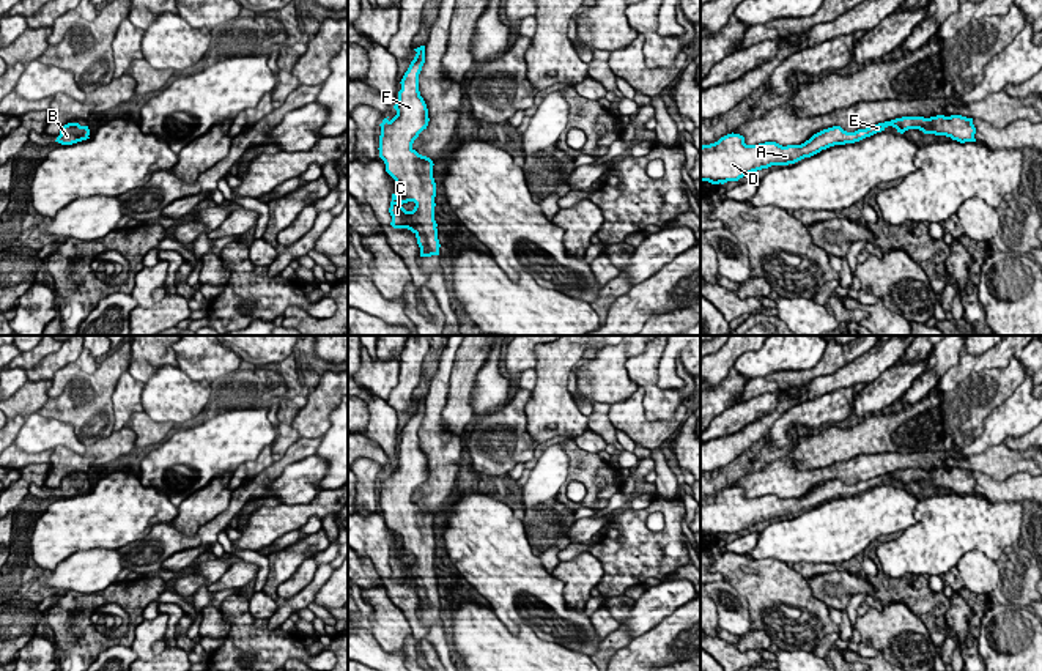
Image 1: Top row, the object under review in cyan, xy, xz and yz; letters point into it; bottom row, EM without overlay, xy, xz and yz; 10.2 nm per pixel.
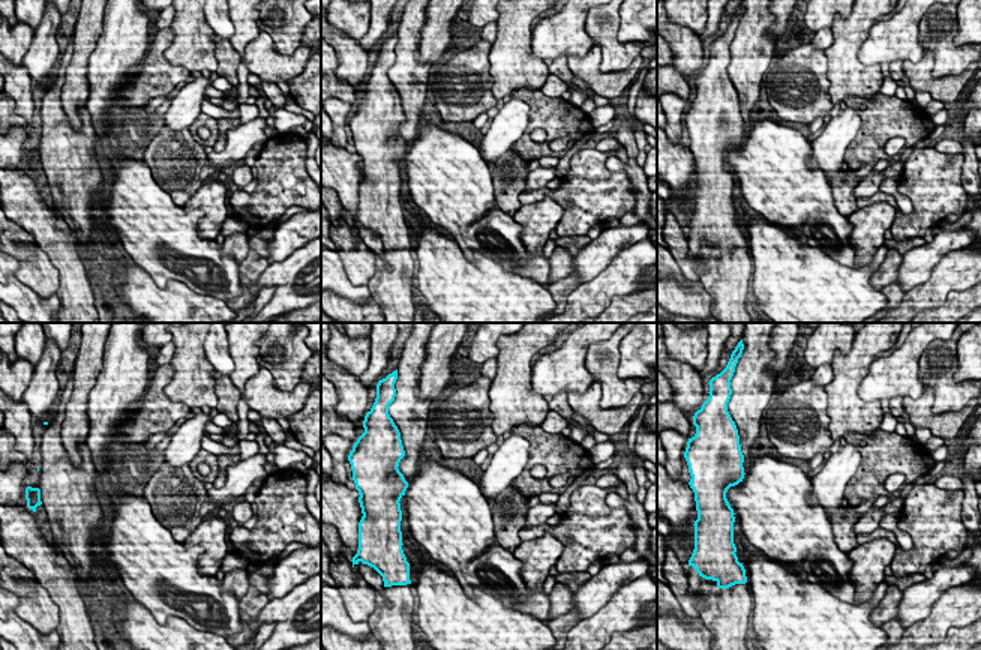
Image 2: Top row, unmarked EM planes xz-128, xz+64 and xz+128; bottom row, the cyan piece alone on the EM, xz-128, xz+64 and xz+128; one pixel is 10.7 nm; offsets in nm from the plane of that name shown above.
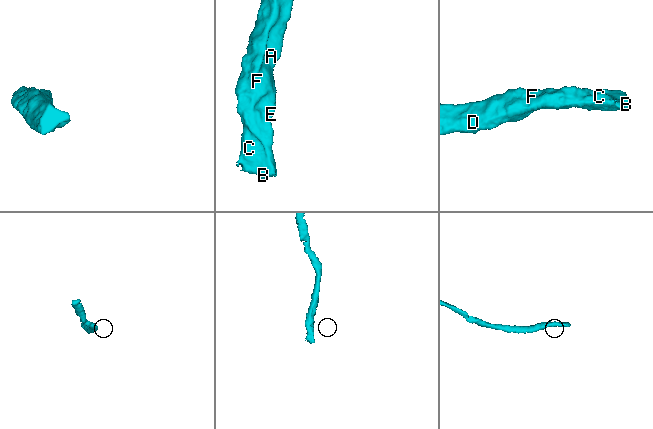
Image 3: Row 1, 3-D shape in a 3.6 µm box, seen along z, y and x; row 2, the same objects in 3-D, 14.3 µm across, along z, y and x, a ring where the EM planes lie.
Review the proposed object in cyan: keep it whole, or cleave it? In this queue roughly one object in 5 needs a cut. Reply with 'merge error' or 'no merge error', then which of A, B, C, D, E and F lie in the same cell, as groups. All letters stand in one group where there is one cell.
no merge error; A B C D E F

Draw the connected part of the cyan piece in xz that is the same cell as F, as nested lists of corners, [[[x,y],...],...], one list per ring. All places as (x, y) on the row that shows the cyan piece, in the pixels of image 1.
[[[425,46],[414,49],[417,54],[411,61],[408,71],[401,79],[401,90],[398,91],[398,99],[394,106],[397,115],[389,121],[382,120],[381,135],[379,135],[379,158],[386,164],[386,172],[398,184],[398,192],[392,194],[392,202],[389,213],[392,216],[390,225],[394,228],[408,228],[411,230],[420,247],[420,257],[439,255],[439,239],[438,239],[438,224],[434,221],[434,197],[436,197],[436,183],[433,178],[433,161],[427,156],[419,154],[412,143],[419,134],[428,126],[428,109],[419,91],[419,74],[425,63]]]

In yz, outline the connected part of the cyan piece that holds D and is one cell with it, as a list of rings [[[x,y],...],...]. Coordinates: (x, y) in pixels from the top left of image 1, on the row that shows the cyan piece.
[[[937,115],[930,118],[902,117],[855,132],[847,132],[841,126],[833,126],[814,134],[801,145],[787,146],[776,142],[746,145],[743,135],[732,132],[715,143],[700,146],[700,183],[724,184],[727,181],[738,181],[752,172],[771,165],[795,164],[834,145],[859,142],[885,131],[888,126],[896,128],[900,134],[908,129],[919,129],[924,134],[946,135],[960,143],[976,142],[973,118],[962,115]]]

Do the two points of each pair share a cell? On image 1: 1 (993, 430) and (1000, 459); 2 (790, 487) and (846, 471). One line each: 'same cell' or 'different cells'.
1: different cells
2: same cell

